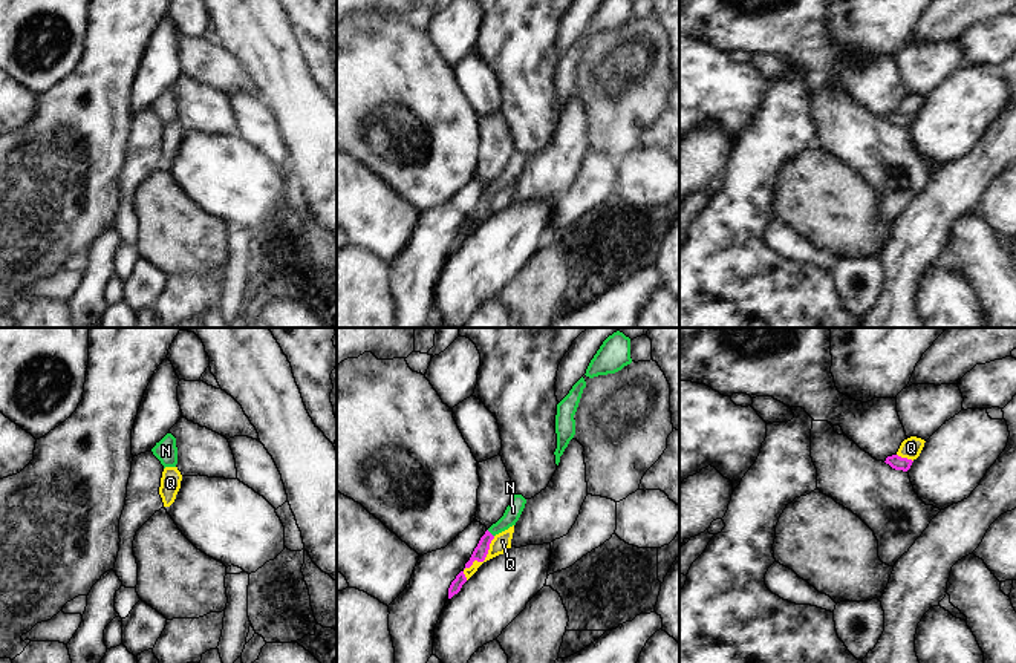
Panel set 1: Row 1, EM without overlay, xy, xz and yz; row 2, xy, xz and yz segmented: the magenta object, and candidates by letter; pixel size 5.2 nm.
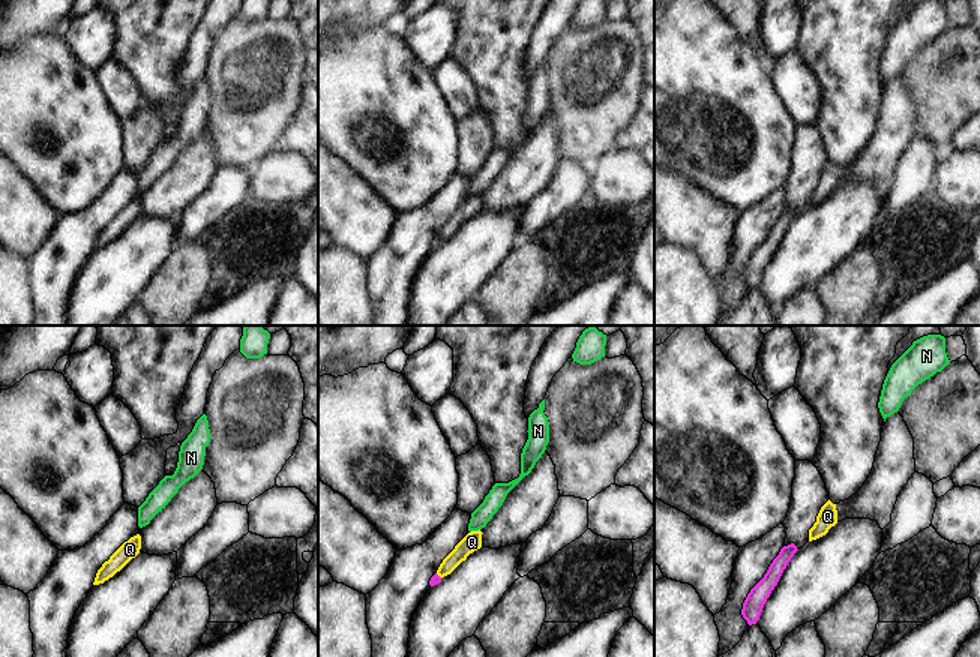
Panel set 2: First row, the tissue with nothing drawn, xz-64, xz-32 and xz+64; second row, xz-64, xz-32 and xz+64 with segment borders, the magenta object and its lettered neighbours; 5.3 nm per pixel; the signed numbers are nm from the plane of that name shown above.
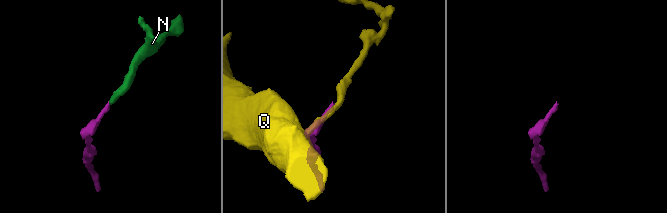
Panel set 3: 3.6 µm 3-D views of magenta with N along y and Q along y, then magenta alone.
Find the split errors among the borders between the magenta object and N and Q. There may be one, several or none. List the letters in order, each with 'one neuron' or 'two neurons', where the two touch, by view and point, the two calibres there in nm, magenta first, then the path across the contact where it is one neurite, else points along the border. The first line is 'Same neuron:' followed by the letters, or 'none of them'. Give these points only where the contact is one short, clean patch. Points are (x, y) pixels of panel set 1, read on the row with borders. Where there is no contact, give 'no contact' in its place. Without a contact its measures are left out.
Same neuron: N
N: one neuron; meets magenta in xz at (490, 533); 70 nm thick on the magenta side, 90 nm on the other; runs through xz (481, 551), (490, 533), (513, 512)
Q: two neurons; meets magenta in xz at (481, 561); 70 nm thick on the magenta side, 90 nm on the other; border along xz (494, 536), (487, 556), (464, 570), (465, 579)

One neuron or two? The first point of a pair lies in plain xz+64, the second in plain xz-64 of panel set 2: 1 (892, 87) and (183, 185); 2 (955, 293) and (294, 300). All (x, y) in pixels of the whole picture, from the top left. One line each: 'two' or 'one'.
1: one
2: two

